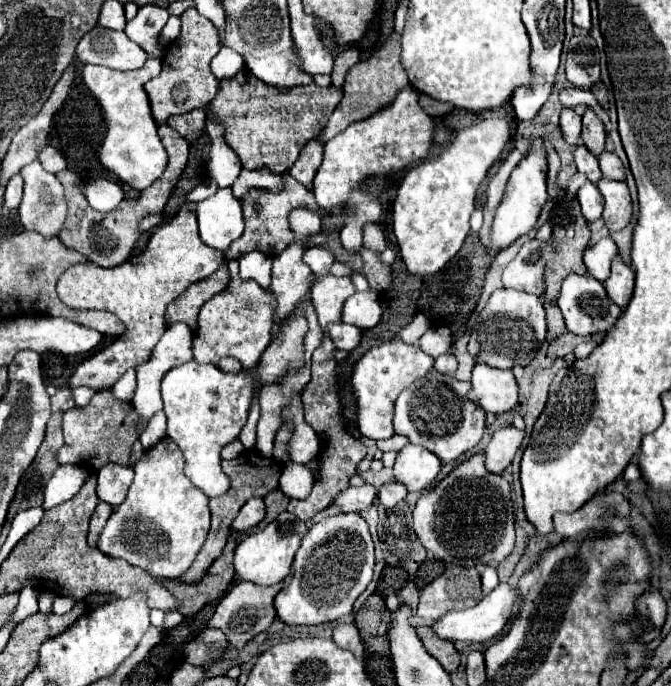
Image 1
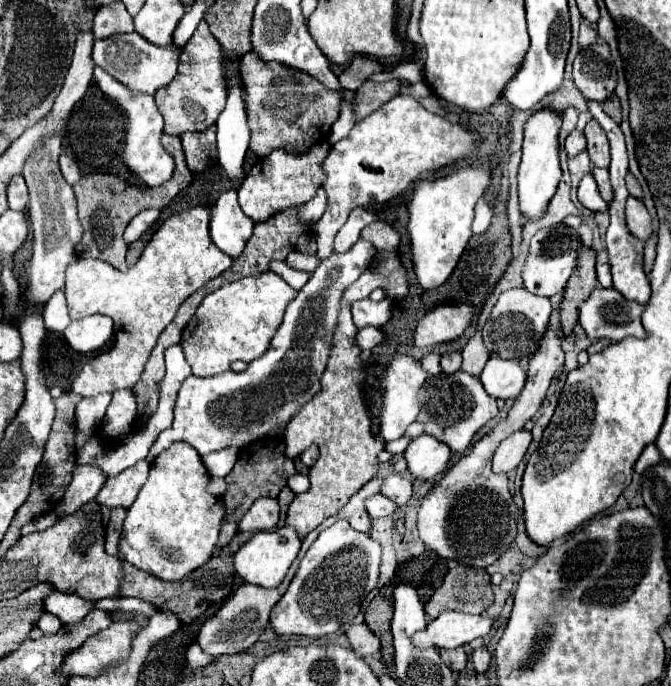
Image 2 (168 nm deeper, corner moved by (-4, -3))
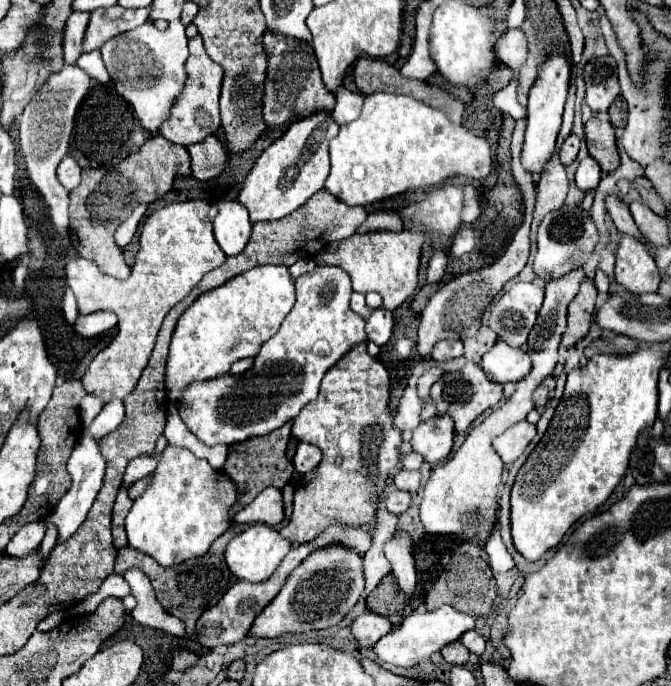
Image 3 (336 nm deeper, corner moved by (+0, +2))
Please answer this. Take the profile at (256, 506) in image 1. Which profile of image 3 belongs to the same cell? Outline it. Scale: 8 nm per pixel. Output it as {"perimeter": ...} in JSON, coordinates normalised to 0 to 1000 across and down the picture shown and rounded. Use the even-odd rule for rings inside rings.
{"perimeter":[[[395,711],[371,738],[365,738],[359,746],[353,746],[347,758],[362,761],[362,764],[380,764],[380,761],[392,761],[401,767],[416,764],[422,758],[419,714]]]}

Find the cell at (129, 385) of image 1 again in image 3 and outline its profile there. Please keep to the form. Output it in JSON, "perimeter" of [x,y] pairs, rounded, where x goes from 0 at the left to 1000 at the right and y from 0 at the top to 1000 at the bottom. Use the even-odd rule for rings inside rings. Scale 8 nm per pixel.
{"perimeter":[[[165,583],[154,592],[154,598],[148,601],[148,606],[139,612],[136,624],[130,627],[133,636],[142,636],[145,641],[151,641],[154,636],[165,633],[186,609],[186,592],[183,583]]]}

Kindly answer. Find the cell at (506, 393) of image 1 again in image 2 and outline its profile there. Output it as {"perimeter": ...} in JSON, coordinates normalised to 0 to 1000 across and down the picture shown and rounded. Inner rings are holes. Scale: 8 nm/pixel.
{"perimeter":[[[732,517],[717,544],[717,558],[723,570],[741,582],[768,582],[776,573],[782,552],[785,544],[773,532],[773,526],[747,523],[744,517]]]}

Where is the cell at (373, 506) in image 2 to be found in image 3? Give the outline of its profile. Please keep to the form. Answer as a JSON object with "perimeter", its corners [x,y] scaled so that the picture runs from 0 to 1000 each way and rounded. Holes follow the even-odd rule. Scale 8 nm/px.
{"perimeter":[[[586,714],[583,720],[577,720],[574,726],[574,738],[580,746],[586,749],[601,749],[613,735],[613,720],[610,717],[598,717],[598,714]]]}

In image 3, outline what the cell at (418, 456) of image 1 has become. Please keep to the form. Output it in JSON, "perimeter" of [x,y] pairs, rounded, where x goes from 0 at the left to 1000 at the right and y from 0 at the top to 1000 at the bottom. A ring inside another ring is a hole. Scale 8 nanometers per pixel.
{"perimeter":[[[645,606],[636,615],[627,615],[615,627],[613,653],[615,659],[627,662],[633,673],[648,676],[669,665],[675,650],[675,627],[666,606]]]}

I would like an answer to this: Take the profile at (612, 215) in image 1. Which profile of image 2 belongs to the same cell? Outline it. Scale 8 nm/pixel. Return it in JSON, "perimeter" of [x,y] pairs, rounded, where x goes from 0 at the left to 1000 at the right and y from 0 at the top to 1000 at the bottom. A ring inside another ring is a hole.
{"perimeter":[[[937,287],[934,290],[934,302],[931,302],[931,316],[934,316],[934,331],[940,334],[940,340],[946,345],[952,345],[955,351],[964,351],[973,343],[973,328],[970,328],[970,313],[961,305],[961,299],[946,290]]]}

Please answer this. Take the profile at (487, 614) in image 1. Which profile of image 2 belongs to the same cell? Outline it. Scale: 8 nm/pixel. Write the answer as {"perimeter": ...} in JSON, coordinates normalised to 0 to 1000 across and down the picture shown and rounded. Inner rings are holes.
{"perimeter":[[[660,891],[651,902],[615,929],[615,940],[624,946],[678,946],[702,937],[711,929],[723,929],[732,920],[735,902],[726,897],[699,897],[684,891]]]}

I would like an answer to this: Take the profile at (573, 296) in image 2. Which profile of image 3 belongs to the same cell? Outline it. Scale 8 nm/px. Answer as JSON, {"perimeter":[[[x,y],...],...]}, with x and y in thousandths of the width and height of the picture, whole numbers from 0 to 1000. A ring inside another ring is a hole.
{"perimeter":[[[872,405],[869,414],[863,417],[860,431],[848,443],[845,455],[845,481],[839,484],[836,504],[854,504],[860,496],[875,490],[878,484],[878,469],[884,466],[884,452],[887,452],[887,434],[890,434],[890,420],[881,405]]]}

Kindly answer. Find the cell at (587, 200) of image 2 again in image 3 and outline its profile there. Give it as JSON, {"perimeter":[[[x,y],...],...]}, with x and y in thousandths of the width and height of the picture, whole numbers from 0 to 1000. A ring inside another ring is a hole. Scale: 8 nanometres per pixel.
{"perimeter":[[[875,227],[872,233],[866,233],[863,245],[857,251],[857,268],[860,268],[860,274],[869,277],[869,280],[881,280],[881,277],[890,274],[893,262],[896,262],[896,245],[893,245],[893,239],[881,227]]]}

